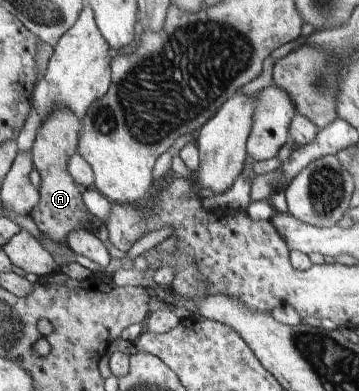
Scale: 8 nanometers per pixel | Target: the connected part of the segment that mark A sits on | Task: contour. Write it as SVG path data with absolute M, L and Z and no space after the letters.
M58 107L58 111L48 115L41 123L31 150L33 167L41 177L38 188L40 200L29 216L34 219L42 235L50 237L61 245L66 245L69 235L74 230L90 229L92 232L84 189L74 180L69 171L70 159L78 151L81 121L68 107Z

